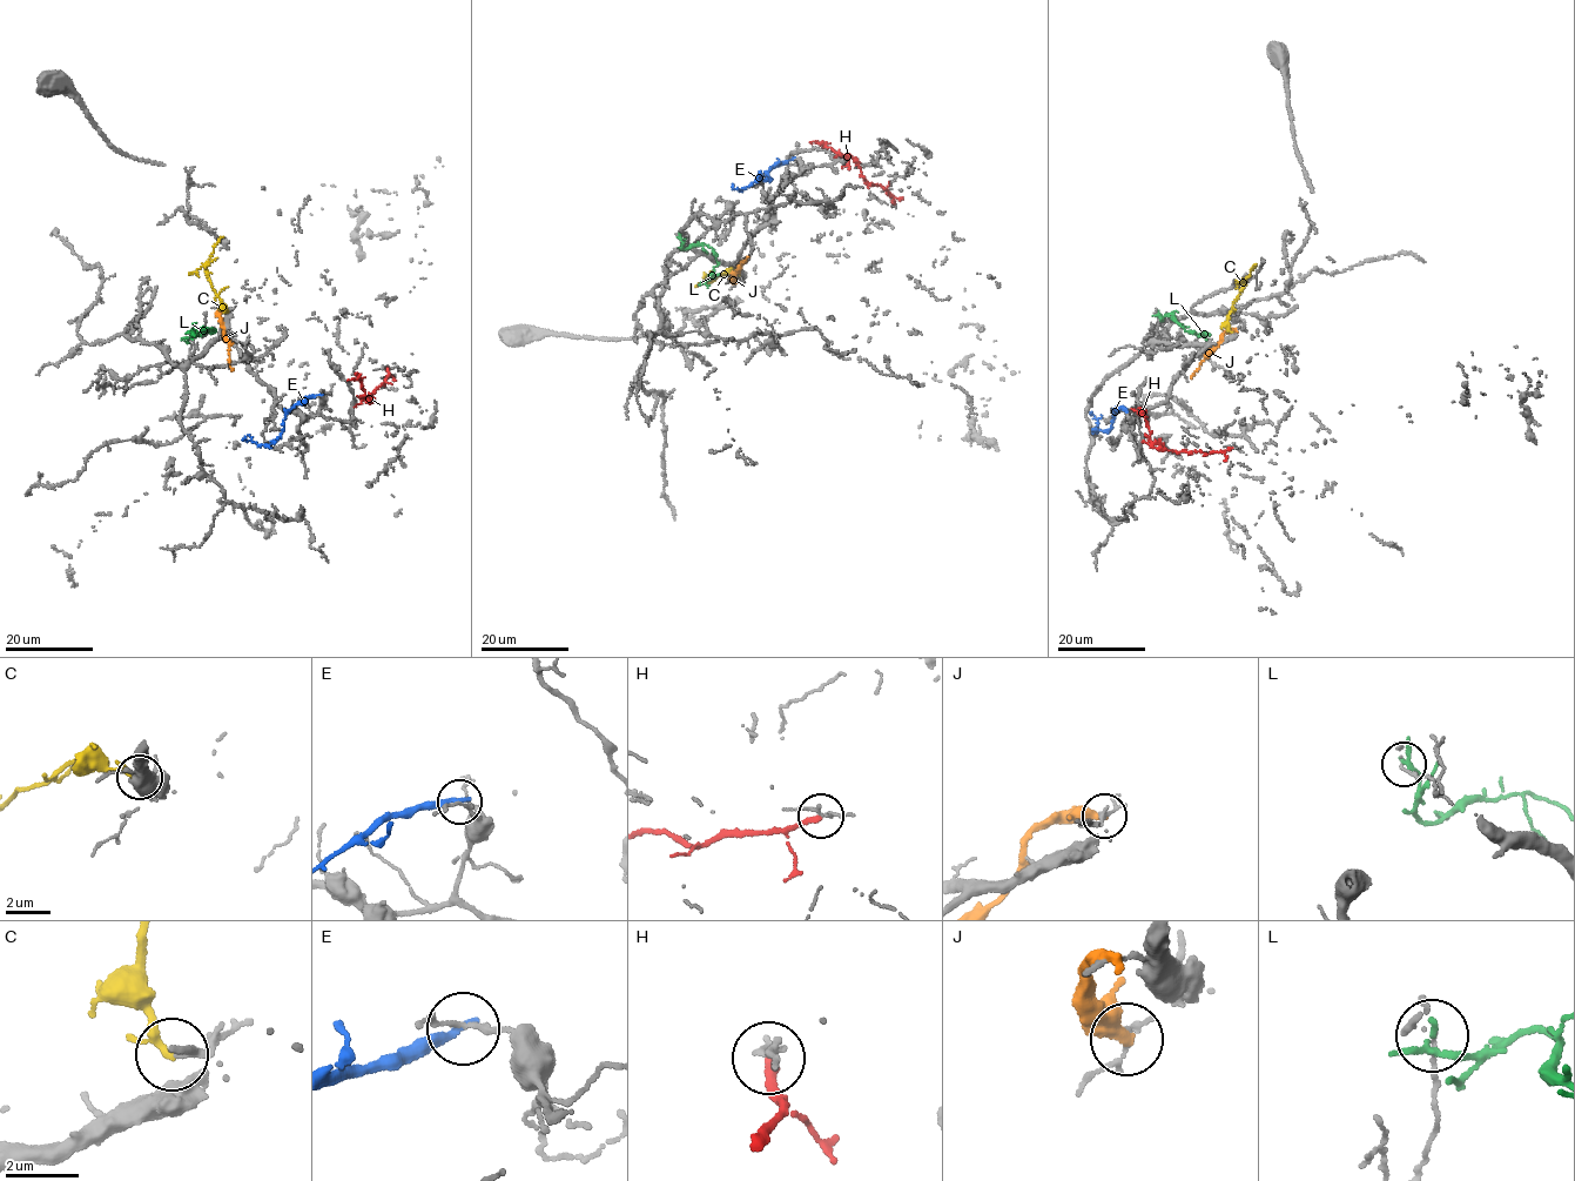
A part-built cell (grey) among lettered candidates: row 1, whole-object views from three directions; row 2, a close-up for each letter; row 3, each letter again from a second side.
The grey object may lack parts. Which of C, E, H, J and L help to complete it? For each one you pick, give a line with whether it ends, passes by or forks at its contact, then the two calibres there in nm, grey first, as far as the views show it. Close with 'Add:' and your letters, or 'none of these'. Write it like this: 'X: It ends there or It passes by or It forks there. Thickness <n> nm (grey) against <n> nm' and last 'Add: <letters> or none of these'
C: It passes by. Thickness 180 nm (grey) against 170 nm
Add: C

